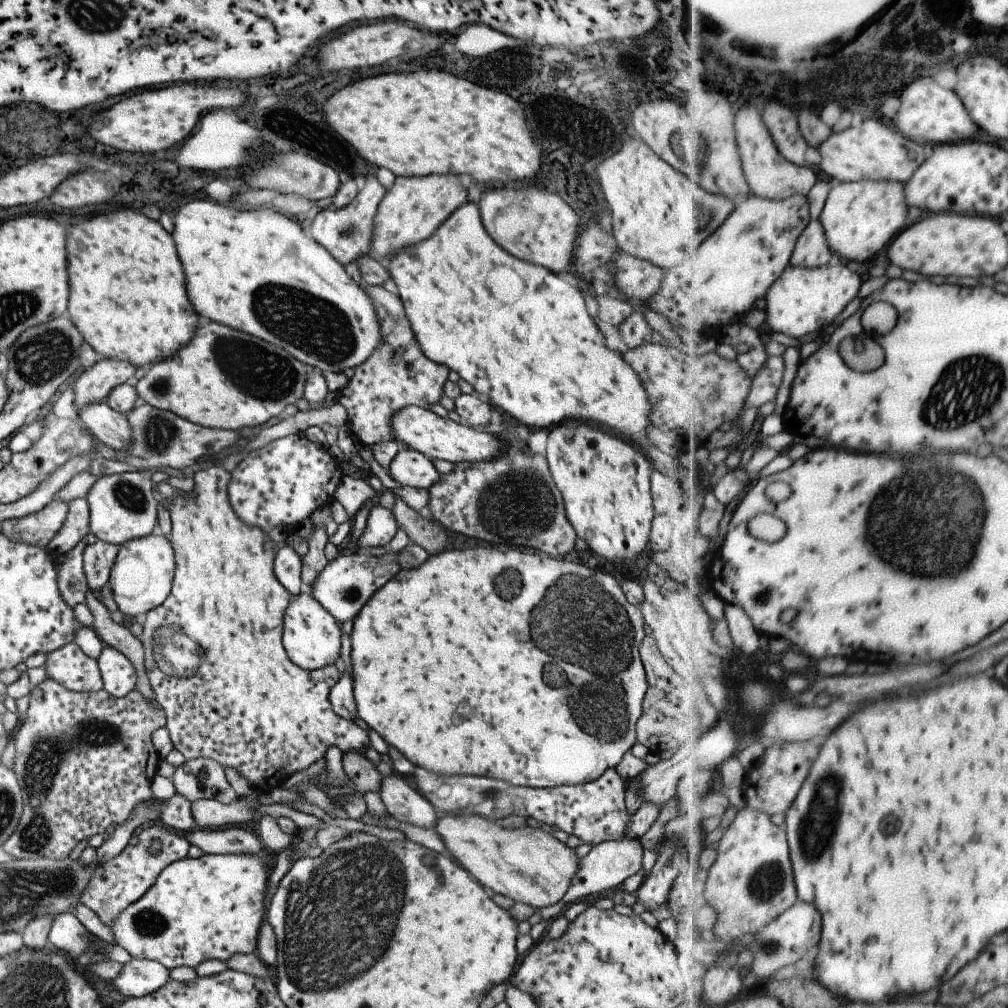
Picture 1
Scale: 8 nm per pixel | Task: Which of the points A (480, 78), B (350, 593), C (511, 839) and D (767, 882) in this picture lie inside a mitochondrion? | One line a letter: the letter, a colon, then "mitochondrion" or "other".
A: other
B: mitochondrion
C: other
D: mitochondrion

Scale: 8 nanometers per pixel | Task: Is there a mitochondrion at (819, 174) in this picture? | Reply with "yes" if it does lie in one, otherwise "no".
no

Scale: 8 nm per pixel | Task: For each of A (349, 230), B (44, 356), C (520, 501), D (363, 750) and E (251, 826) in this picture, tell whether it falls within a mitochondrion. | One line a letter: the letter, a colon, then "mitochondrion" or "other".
A: mitochondrion
B: mitochondrion
C: mitochondrion
D: other
E: other

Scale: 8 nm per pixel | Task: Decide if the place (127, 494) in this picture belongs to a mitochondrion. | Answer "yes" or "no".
yes

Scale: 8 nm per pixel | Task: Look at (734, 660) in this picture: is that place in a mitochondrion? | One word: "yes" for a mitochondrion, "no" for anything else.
no

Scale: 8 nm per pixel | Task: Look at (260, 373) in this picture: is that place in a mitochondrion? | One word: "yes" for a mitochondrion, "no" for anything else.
yes

